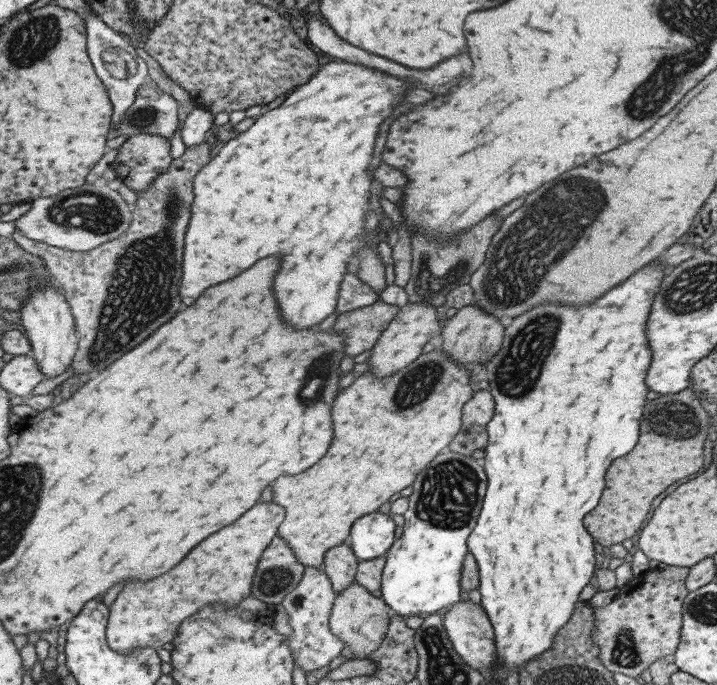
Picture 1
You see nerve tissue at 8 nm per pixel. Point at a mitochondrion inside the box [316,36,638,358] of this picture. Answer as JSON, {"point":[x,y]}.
{"point":[519,260]}

